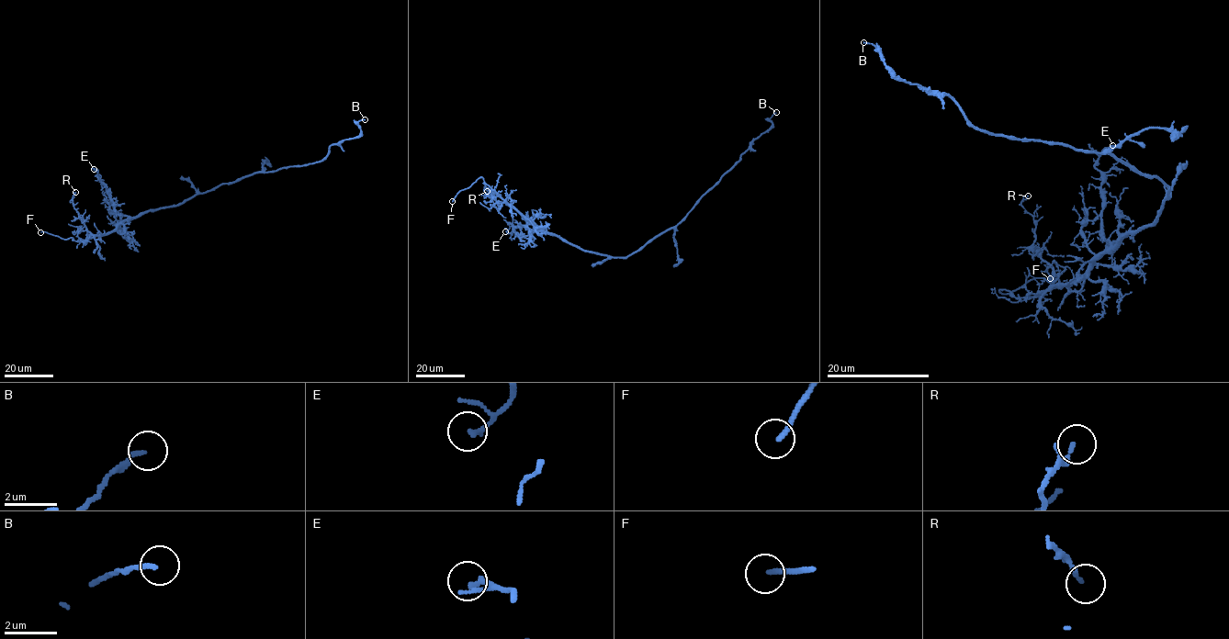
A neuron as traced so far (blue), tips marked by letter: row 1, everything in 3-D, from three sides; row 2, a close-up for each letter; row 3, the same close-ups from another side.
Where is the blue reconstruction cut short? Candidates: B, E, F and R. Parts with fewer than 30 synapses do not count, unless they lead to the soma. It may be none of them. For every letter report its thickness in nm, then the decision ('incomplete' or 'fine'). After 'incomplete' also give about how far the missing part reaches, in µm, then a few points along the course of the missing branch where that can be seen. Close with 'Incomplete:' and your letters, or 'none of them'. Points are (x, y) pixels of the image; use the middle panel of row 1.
B: 160 nm | fine
E: 200 nm | fine
F: 190 nm | incomplete | 8 µm
R: 150 nm | fine
Incomplete: F

